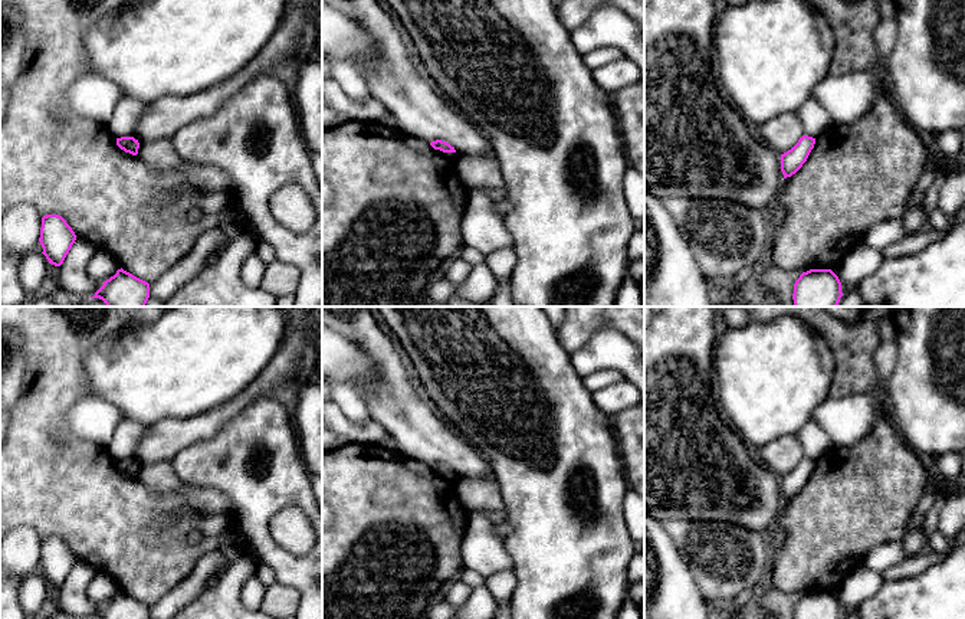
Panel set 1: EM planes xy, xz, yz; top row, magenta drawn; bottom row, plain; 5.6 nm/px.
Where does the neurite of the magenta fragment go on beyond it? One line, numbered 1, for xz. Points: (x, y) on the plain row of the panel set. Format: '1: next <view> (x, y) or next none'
1: next none

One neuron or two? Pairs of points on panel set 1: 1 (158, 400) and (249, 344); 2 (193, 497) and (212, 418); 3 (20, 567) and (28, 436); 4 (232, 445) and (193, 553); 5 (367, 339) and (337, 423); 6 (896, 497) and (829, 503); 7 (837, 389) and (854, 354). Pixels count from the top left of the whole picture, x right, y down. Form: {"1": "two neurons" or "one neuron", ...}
{"1": "one neuron", "2": "two neurons", "3": "two neurons", "4": "two neurons", "5": "two neurons", "6": "one neuron", "7": "one neuron"}

